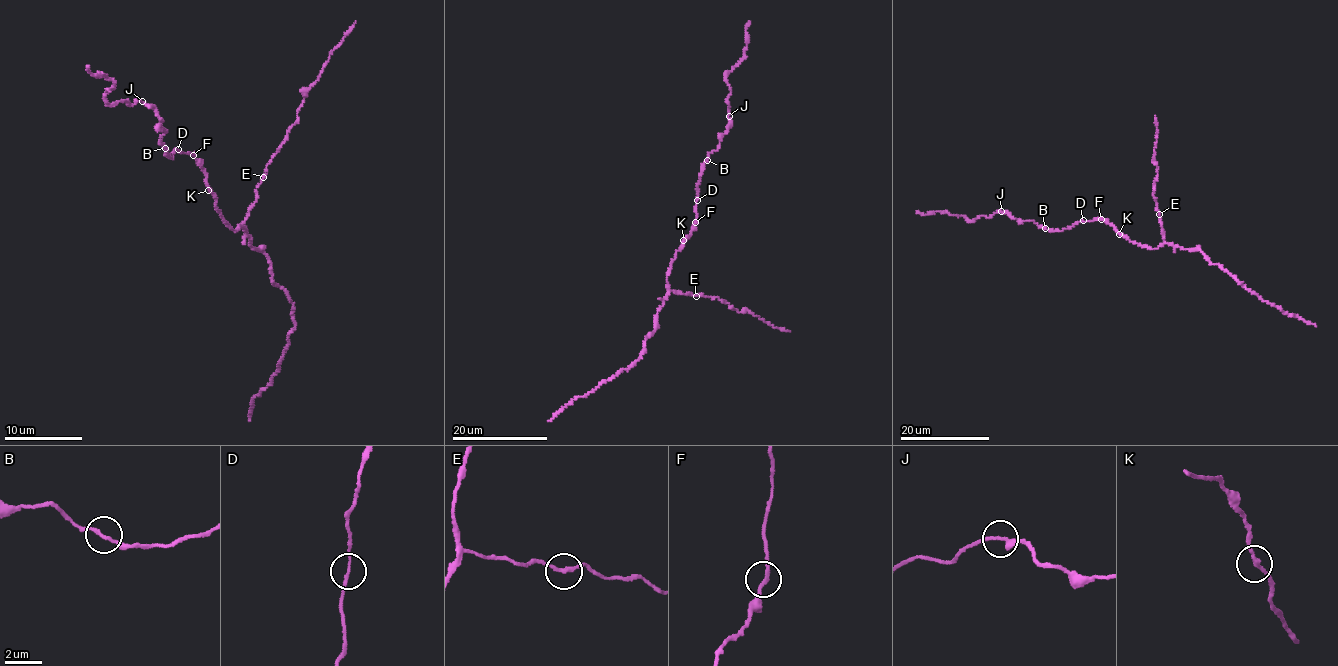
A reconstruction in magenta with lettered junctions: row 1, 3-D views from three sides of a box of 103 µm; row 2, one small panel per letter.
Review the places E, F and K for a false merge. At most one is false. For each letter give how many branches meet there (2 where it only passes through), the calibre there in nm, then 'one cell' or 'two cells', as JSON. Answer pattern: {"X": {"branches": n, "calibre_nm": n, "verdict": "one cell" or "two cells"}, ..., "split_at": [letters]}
{"E": {"branches": 2, "calibre_nm": 180, "verdict": "one cell"}, "F": {"branches": 2, "calibre_nm": 180, "verdict": "one cell"}, "K": {"branches": 2, "calibre_nm": 200, "verdict": "one cell"}, "split_at": []}

